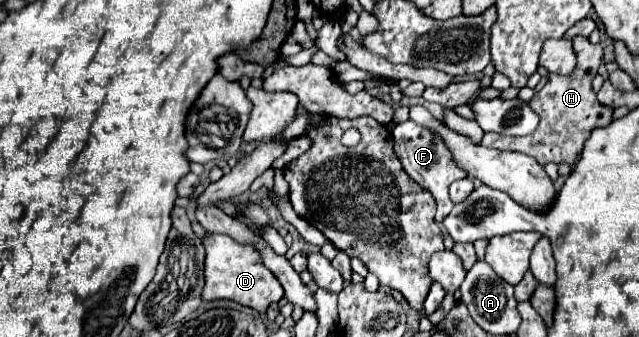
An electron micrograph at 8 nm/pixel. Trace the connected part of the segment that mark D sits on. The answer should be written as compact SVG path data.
M206 234L204 238L206 248L206 286L204 286L204 300L216 300L216 298L228 298L242 306L250 306L258 312L266 312L272 302L278 302L284 296L284 290L280 282L266 270L258 258L258 252L252 246L242 246L234 242L228 236L222 234Z

